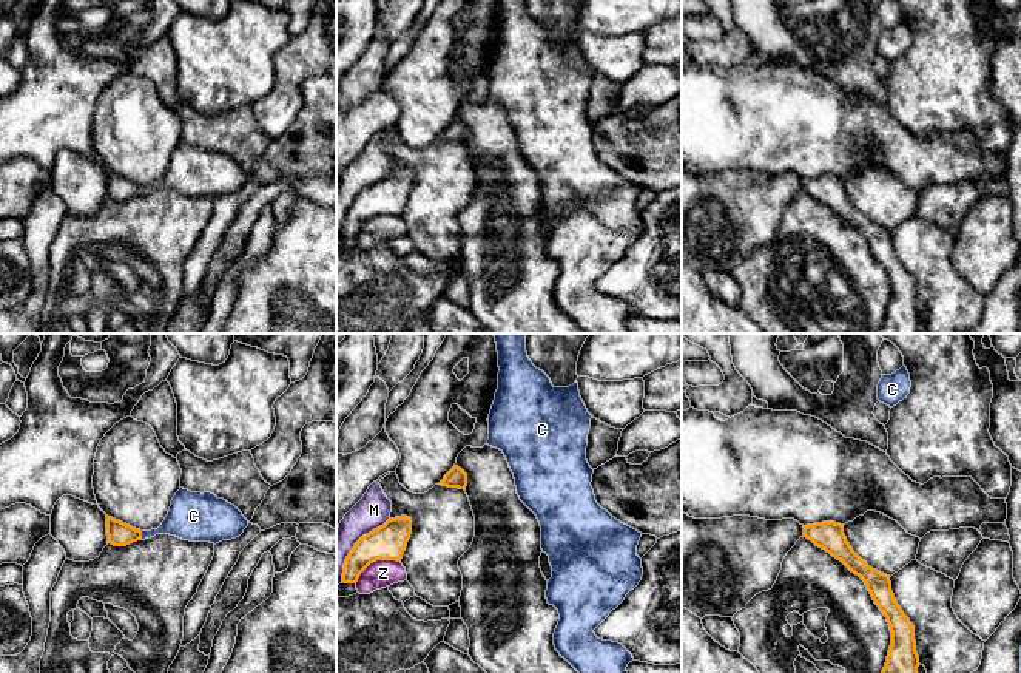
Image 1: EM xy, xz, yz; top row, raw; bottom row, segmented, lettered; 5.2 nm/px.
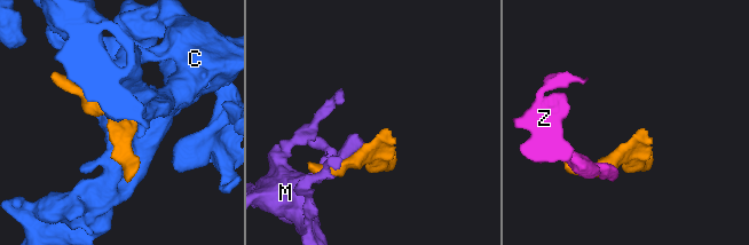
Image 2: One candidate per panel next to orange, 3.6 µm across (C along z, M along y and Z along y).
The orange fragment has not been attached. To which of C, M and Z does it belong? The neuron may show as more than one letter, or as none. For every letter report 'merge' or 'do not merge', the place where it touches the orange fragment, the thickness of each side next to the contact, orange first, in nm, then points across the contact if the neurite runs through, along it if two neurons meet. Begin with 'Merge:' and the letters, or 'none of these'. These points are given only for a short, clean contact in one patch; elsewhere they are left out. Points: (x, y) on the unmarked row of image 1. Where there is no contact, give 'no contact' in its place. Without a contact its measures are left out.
Merge: C
C: merge | xy (141, 190) | 130/200 nm | across xy (119, 189), (141, 190), (185, 173)
M: do not merge | xz (355, 199) | 190/180 nm
Z: do not merge | xz (375, 215) | 190/140 nm

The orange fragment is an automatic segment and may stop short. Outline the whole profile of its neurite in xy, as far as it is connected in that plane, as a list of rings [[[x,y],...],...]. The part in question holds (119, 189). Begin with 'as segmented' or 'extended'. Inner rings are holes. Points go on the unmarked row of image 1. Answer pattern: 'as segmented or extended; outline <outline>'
extended; outline [[[180,142],[157,184],[140,185],[106,170],[108,198],[126,201],[137,194],[170,188],[190,196],[219,198],[239,191],[248,181],[242,167],[211,147],[191,147]]]

